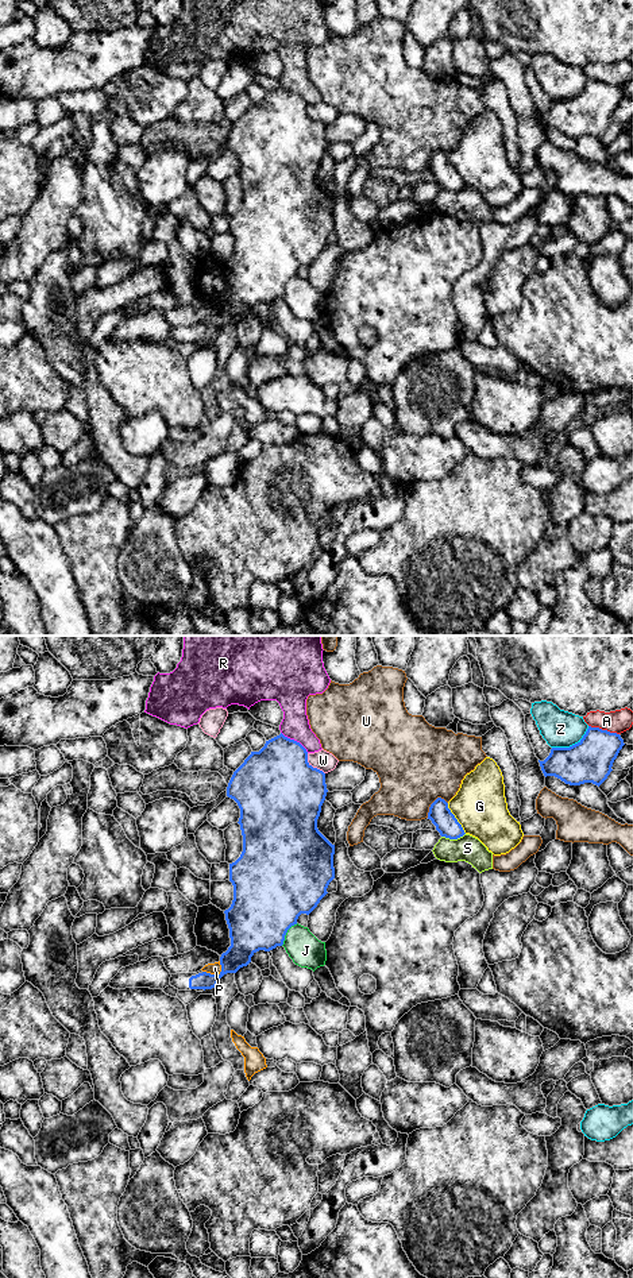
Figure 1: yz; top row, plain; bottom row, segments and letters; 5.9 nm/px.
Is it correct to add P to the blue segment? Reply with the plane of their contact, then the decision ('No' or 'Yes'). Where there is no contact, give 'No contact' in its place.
Touches blue in yz. No

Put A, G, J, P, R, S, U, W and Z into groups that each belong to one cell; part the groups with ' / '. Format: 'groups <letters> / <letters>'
groups A / G / J / P / R / S / U / W / Z

